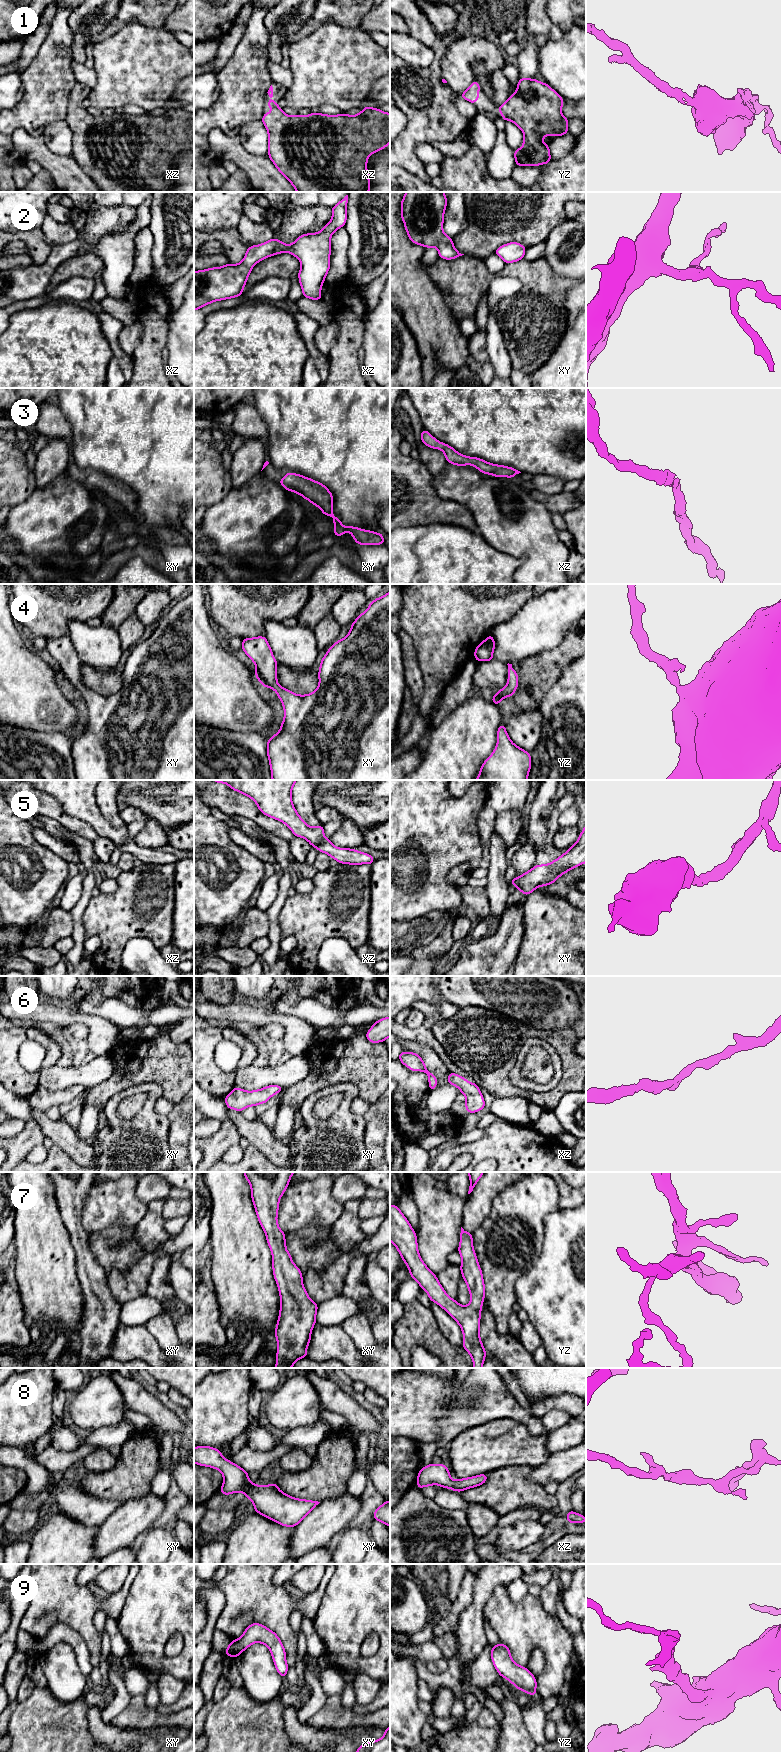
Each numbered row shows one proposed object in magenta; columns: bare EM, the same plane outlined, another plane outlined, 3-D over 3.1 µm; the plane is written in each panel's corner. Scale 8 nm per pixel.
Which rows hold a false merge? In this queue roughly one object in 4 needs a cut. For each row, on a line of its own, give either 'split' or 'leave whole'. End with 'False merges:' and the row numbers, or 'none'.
1: leave whole
2: leave whole
3: leave whole
4: leave whole
5: leave whole
6: leave whole
7: leave whole
8: leave whole
9: leave whole
False merges: none

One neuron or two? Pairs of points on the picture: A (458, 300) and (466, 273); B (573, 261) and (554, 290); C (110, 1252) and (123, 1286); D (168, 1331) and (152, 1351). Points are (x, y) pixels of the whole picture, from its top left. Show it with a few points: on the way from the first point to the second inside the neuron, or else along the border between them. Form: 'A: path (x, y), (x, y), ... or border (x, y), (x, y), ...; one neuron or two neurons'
A: path (462, 293), (464, 280); one neuron
B: border (547, 260), (550, 268), (558, 276), (575, 280); two neurons
C: border (138, 1258), (124, 1272), (111, 1269), (106, 1273); two neurons
D: border (144, 1326), (155, 1339); two neurons

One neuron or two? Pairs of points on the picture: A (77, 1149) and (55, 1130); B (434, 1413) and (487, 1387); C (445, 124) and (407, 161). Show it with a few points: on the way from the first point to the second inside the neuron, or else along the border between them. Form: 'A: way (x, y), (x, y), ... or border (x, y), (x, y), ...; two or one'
A: way (72, 1145), (60, 1133); one
B: way (447, 1413), (460, 1413), (474, 1400); one
C: way (432, 124), (407, 148); one

